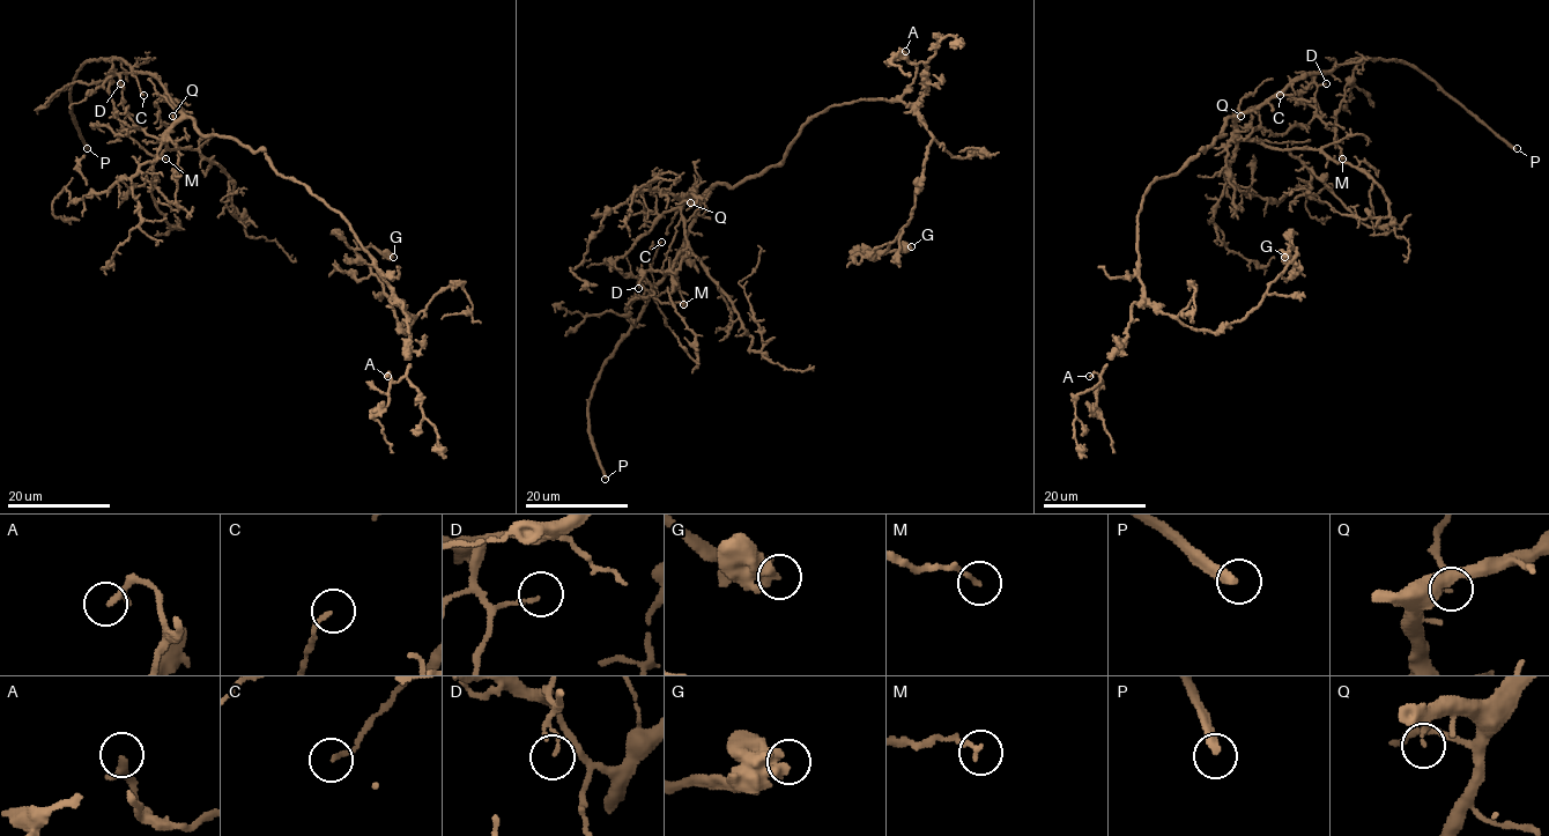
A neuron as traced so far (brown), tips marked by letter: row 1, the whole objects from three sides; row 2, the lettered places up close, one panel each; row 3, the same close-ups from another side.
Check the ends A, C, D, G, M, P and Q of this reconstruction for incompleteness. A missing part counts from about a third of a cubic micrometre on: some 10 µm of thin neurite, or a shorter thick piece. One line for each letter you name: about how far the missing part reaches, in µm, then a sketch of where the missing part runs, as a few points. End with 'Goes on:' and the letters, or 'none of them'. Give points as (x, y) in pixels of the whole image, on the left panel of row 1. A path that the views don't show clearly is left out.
P: missing 100 µm
Goes on: P

